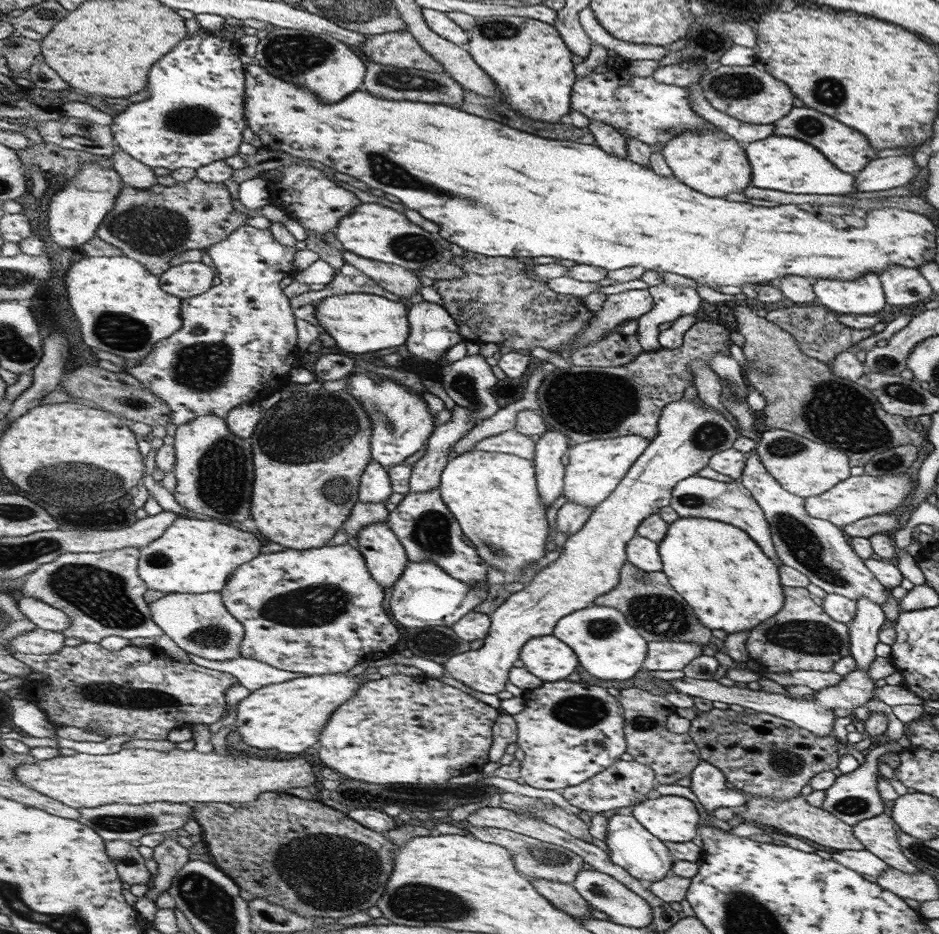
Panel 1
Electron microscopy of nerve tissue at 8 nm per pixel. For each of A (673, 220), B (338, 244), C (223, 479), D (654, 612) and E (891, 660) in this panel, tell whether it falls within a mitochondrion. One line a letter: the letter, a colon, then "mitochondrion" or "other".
A: other
B: other
C: mitochondrion
D: mitochondrion
E: other

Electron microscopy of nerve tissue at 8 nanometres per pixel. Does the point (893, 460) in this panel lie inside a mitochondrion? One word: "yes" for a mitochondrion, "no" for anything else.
yes

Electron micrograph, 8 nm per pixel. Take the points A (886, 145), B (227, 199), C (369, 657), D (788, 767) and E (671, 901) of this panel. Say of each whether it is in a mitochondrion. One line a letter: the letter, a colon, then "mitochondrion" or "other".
A: other
B: other
C: other
D: mitochondrion
E: other

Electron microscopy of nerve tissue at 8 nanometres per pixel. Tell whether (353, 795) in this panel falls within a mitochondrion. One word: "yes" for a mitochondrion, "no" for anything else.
no

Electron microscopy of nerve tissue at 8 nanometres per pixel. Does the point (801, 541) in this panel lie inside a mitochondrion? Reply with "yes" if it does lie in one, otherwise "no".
yes

